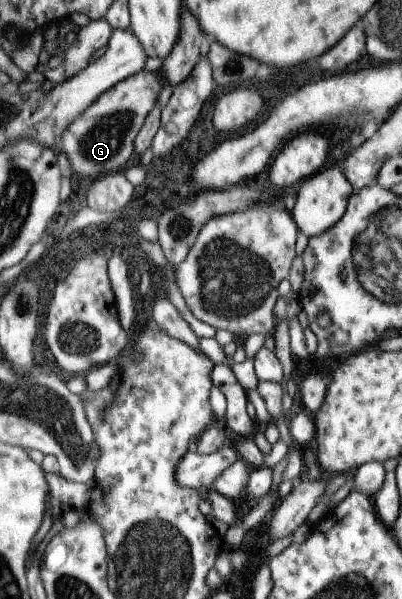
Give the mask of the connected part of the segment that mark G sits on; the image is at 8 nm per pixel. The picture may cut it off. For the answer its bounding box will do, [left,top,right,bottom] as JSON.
[60,68,169,181]

